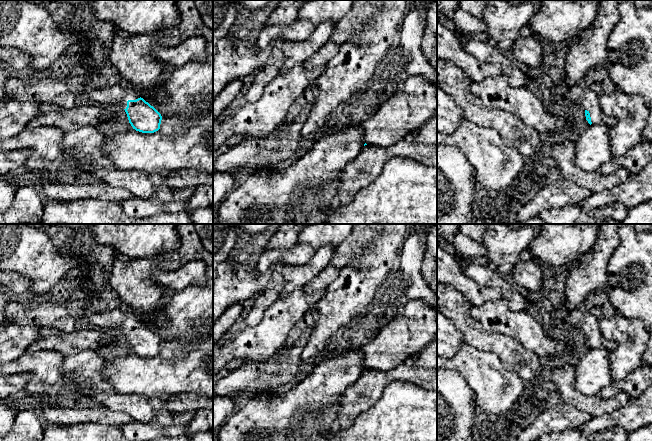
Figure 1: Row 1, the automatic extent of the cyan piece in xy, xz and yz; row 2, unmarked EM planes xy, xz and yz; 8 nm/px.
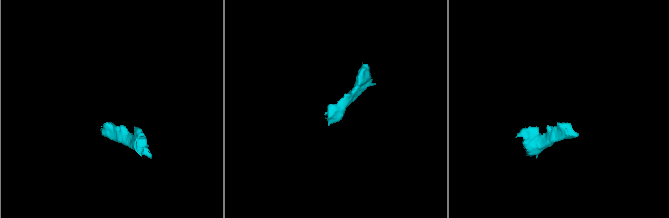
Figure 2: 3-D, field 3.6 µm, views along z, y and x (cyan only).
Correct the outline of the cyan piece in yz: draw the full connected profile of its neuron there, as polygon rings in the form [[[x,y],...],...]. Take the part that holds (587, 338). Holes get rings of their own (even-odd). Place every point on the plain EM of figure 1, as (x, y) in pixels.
[[[581,307],[571,311],[567,319],[575,328],[585,334],[586,344],[590,349],[613,351],[616,348],[615,342],[604,337],[599,316],[593,315]]]

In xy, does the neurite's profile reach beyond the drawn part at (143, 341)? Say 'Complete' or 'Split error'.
Split error

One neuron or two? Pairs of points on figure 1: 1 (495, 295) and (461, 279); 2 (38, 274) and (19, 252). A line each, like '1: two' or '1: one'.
1: one
2: one

